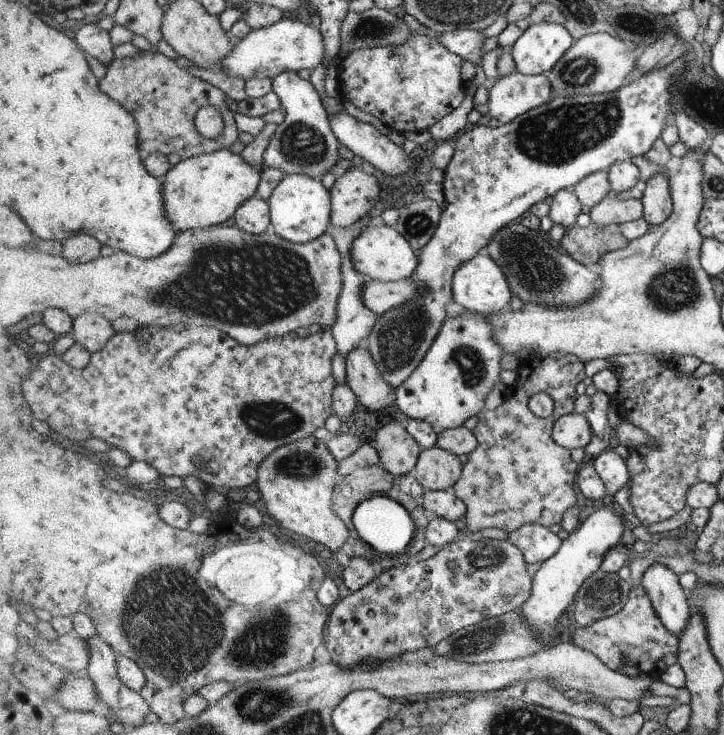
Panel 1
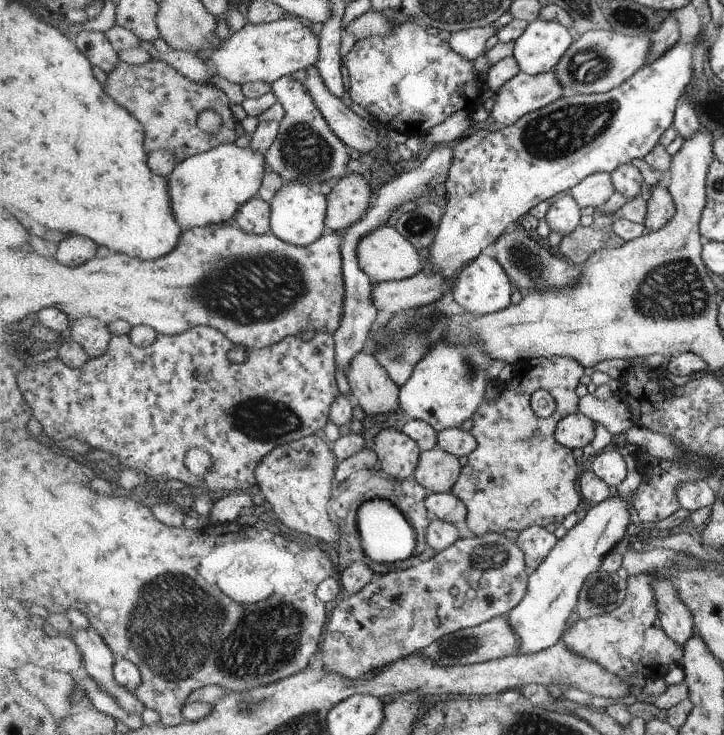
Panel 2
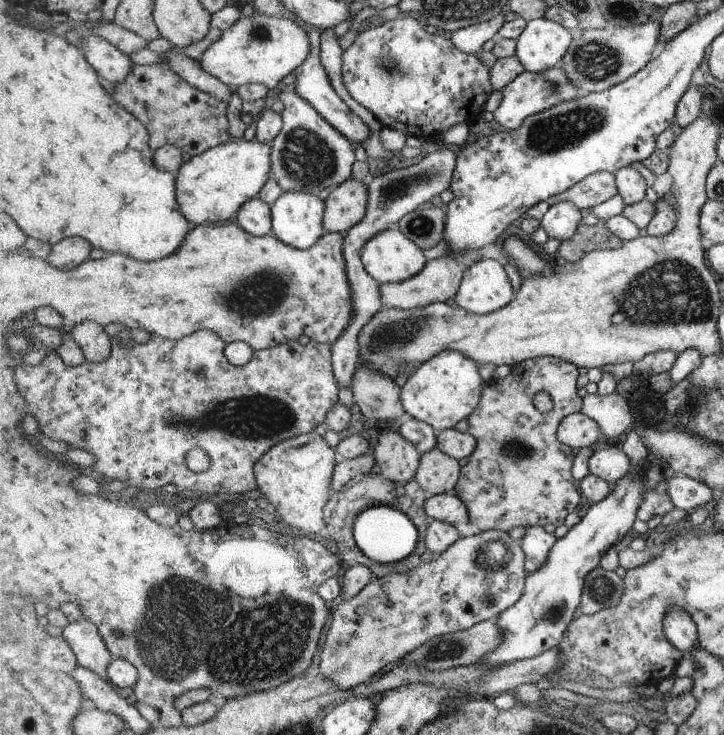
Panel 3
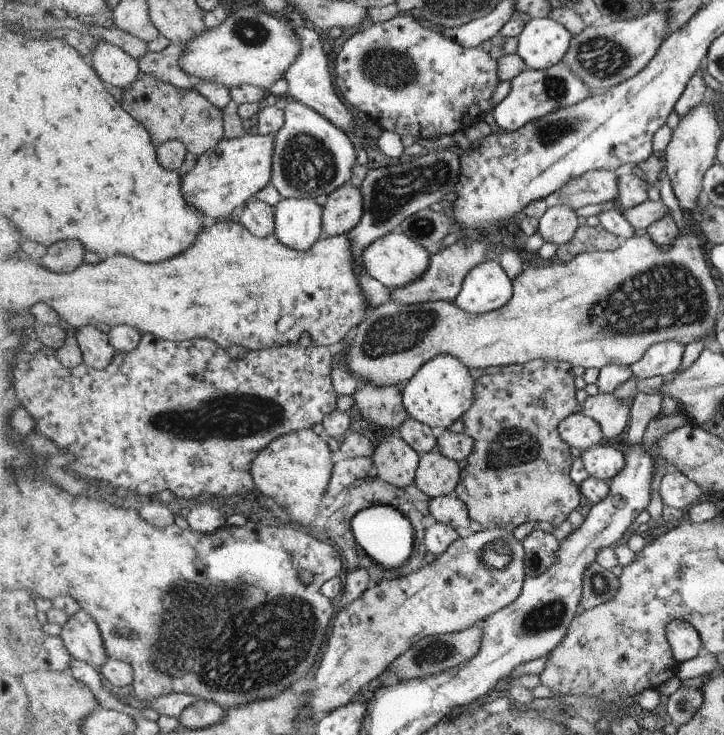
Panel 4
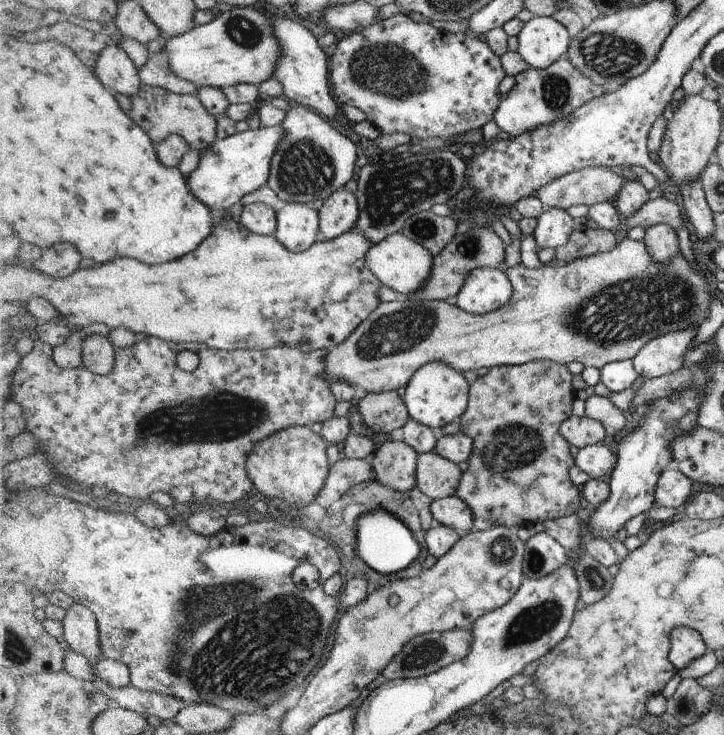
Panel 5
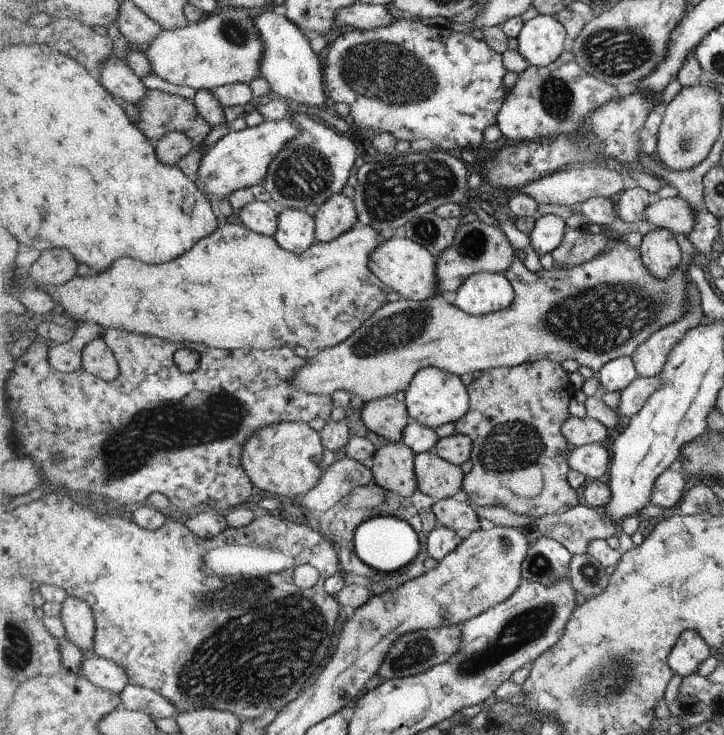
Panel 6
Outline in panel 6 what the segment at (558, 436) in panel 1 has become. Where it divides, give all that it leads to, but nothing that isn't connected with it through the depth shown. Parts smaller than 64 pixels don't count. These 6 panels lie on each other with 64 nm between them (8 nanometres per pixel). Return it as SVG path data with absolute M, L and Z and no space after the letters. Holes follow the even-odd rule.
M570 417L561 428L561 432L575 447L604 443L608 429L599 420L590 417Z

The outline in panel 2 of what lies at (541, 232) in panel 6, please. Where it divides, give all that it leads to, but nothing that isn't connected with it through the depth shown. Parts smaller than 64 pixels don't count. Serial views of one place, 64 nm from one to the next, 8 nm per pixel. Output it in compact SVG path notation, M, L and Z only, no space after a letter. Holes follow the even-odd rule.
M563 194L554 200L545 214L545 220L552 231L562 236L570 234L580 226L580 210L578 203L570 195Z

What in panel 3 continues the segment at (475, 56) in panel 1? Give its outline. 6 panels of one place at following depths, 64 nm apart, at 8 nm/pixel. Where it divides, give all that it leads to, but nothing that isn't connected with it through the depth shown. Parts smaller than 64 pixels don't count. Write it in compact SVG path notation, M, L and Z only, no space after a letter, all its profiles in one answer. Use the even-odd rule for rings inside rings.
M502 12L495 19L473 24L446 34L452 39L453 45L458 50L469 55L477 54L490 38L497 39L497 32L504 26L504 14L505 12Z

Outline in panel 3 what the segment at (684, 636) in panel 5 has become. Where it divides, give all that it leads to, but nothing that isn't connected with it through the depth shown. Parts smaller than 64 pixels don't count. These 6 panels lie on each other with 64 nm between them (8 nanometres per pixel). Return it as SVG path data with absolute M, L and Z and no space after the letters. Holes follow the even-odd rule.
M683 607L670 609L669 612L666 612L665 633L684 657L691 656L700 642L697 623Z

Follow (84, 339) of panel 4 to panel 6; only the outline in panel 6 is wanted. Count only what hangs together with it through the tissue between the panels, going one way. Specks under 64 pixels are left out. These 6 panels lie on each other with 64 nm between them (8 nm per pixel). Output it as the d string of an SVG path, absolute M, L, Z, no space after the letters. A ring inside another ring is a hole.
M104 336L85 346L83 366L87 371L107 381L116 380L121 373L119 358Z

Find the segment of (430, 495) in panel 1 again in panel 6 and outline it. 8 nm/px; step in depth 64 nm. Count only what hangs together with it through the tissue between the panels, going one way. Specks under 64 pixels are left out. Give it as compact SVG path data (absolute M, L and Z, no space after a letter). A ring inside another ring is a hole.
M440 499L433 504L433 513L438 523L455 531L474 532L479 528L476 508L468 500Z

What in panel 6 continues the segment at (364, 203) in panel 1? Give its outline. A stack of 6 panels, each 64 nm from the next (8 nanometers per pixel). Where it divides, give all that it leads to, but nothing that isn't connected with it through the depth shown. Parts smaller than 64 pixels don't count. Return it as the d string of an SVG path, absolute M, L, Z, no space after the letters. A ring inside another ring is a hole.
M336 193L318 208L313 216L316 219L316 242L330 242L352 229L357 224L356 203Z

